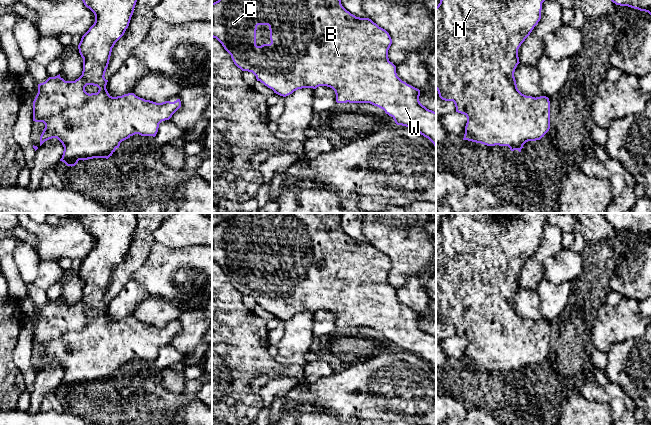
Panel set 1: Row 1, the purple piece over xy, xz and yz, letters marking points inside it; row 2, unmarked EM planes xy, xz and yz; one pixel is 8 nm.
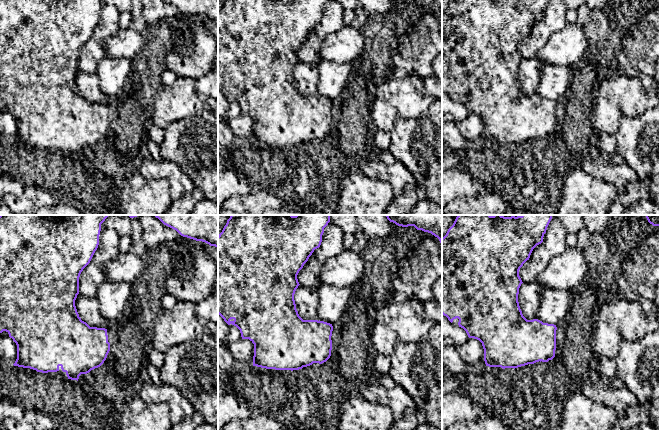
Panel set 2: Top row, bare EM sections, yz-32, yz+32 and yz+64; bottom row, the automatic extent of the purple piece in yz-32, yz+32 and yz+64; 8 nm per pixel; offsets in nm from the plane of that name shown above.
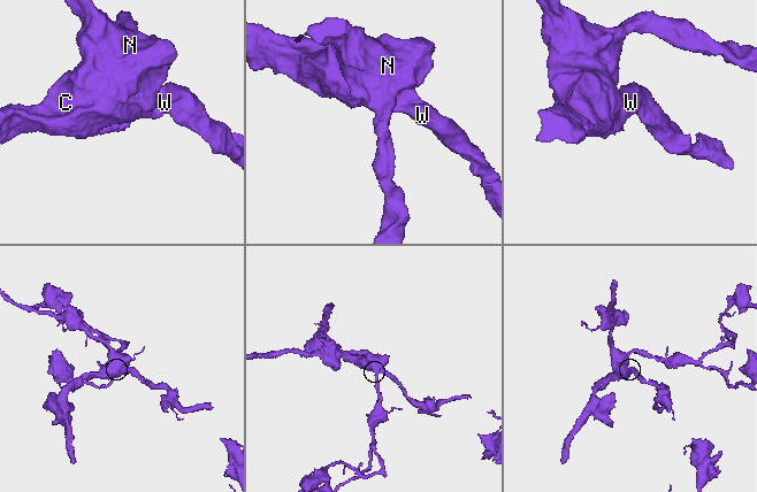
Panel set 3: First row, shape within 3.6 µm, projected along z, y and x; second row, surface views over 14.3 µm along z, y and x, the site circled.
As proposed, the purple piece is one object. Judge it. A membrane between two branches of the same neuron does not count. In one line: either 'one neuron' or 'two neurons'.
one neuron

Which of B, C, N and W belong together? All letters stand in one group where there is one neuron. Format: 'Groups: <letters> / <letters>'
Groups: B C N W

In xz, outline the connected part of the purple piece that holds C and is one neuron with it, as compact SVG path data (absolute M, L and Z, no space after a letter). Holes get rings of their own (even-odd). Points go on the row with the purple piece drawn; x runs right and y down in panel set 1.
M218 0L212 3L212 37L216 38L231 55L234 64L242 71L252 72L260 81L274 93L286 97L302 88L316 89L319 86L332 88L336 94L337 103L370 103L385 111L397 125L414 129L428 138L436 147L436 112L427 109L419 101L420 90L402 81L396 73L396 66L389 61L388 50L392 44L389 33L379 27L369 18L360 18L351 14L341 4L341 0ZM258 25L268 25L270 30L270 44L256 45L256 30Z

